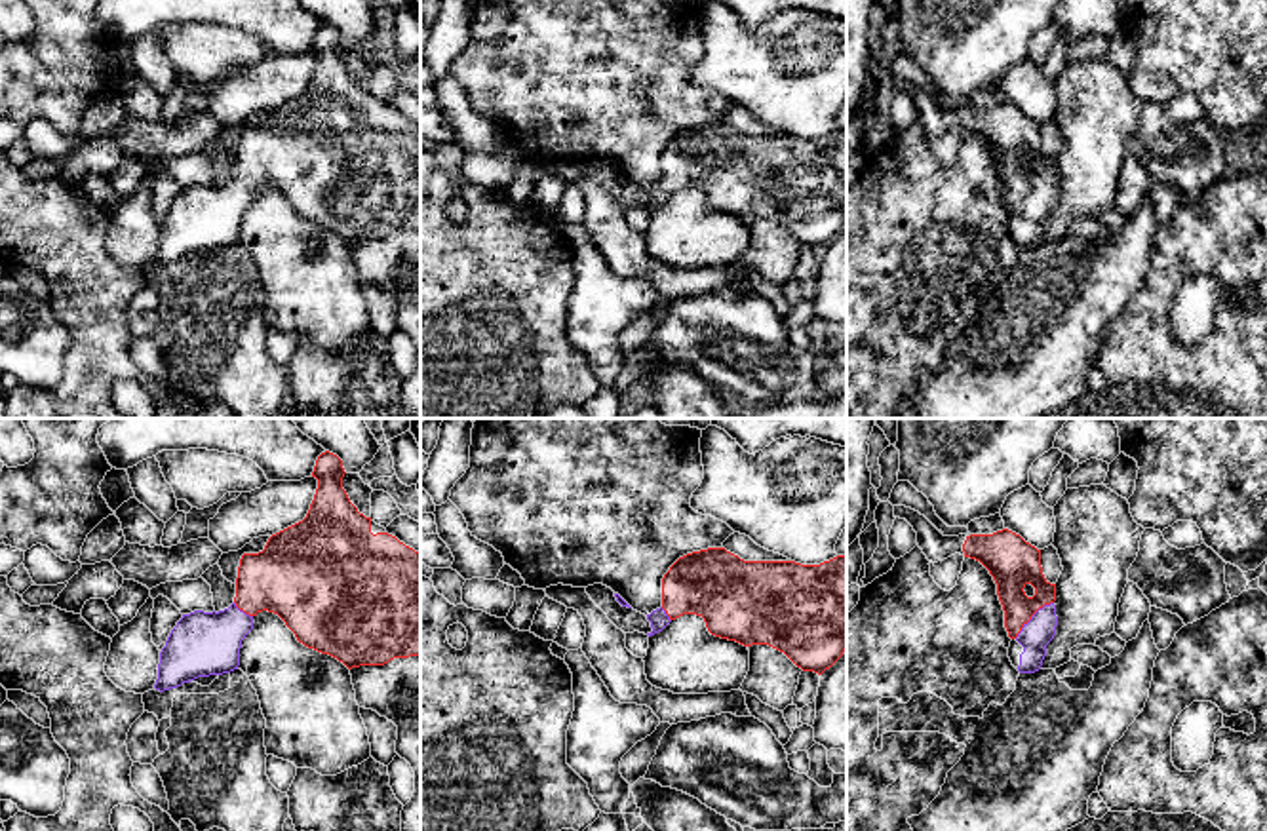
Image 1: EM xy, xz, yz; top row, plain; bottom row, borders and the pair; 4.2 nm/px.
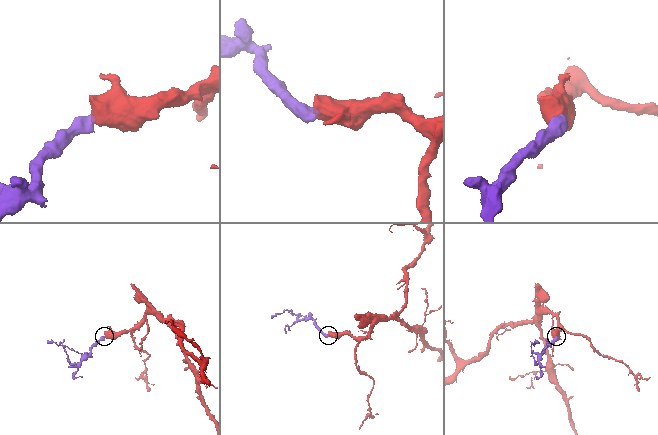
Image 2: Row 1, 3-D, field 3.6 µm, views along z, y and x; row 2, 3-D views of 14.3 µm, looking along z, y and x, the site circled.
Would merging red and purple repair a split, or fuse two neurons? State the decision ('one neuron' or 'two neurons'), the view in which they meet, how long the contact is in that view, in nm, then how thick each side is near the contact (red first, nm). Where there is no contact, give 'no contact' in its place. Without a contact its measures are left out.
one neuron; contact in yz; length 220 nm; calibres 200 and 120 nm

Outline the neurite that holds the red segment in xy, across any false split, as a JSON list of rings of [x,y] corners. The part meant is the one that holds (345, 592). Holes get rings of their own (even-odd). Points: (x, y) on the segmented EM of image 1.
[[[325,451],[318,456],[312,472],[318,489],[306,517],[272,534],[263,551],[242,555],[236,597],[228,609],[183,614],[160,652],[156,690],[164,692],[198,677],[238,669],[242,641],[253,629],[253,618],[263,610],[278,614],[299,643],[337,658],[348,669],[420,656],[420,553],[388,532],[371,532],[371,517],[360,513],[342,489],[344,473],[337,454]]]

